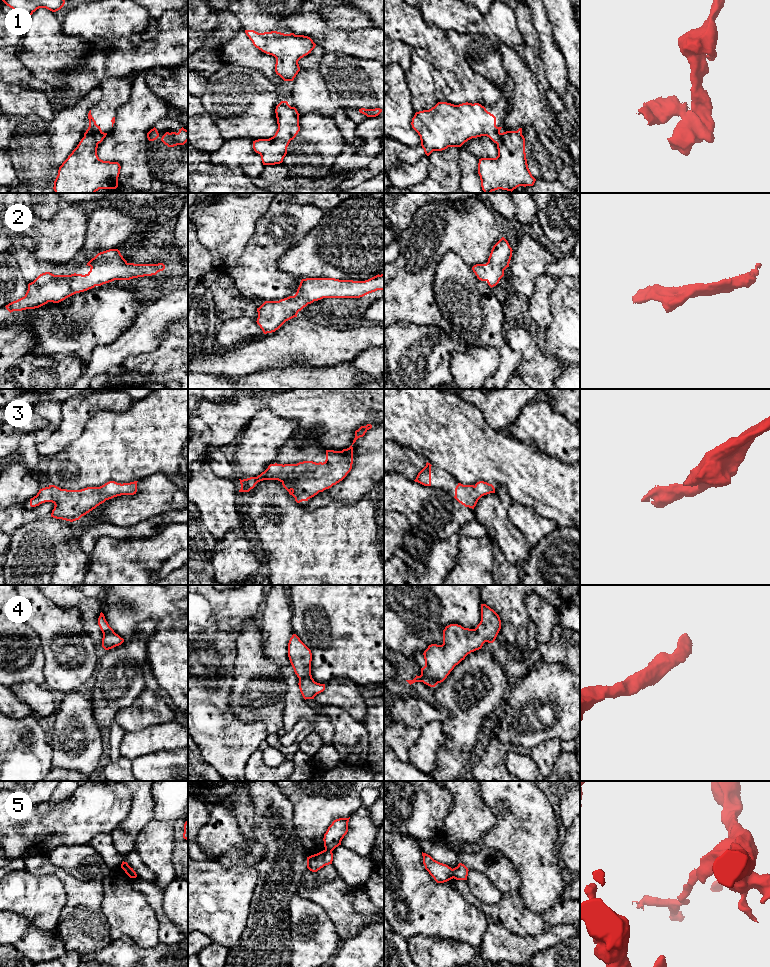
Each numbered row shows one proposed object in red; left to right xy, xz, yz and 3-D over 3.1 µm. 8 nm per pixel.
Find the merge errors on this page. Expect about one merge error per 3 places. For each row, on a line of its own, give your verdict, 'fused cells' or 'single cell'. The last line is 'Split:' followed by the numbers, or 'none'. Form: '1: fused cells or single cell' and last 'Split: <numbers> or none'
1: fused cells
2: single cell
3: single cell
4: single cell
5: fused cells
Split: 1, 5

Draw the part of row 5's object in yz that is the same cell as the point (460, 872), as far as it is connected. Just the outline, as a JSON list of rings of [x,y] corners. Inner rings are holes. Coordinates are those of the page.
[[[459,863],[457,867],[453,868],[453,878],[456,880],[467,880],[468,871],[464,864]]]

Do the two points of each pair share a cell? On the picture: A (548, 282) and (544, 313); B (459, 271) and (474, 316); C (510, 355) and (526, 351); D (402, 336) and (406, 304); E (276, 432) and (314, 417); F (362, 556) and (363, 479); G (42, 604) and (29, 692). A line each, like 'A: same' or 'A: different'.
A: same
B: same
C: different
D: different
E: different
F: different
G: different

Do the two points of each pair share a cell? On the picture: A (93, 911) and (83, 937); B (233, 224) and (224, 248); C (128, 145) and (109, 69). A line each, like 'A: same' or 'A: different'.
A: same
B: same
C: different

